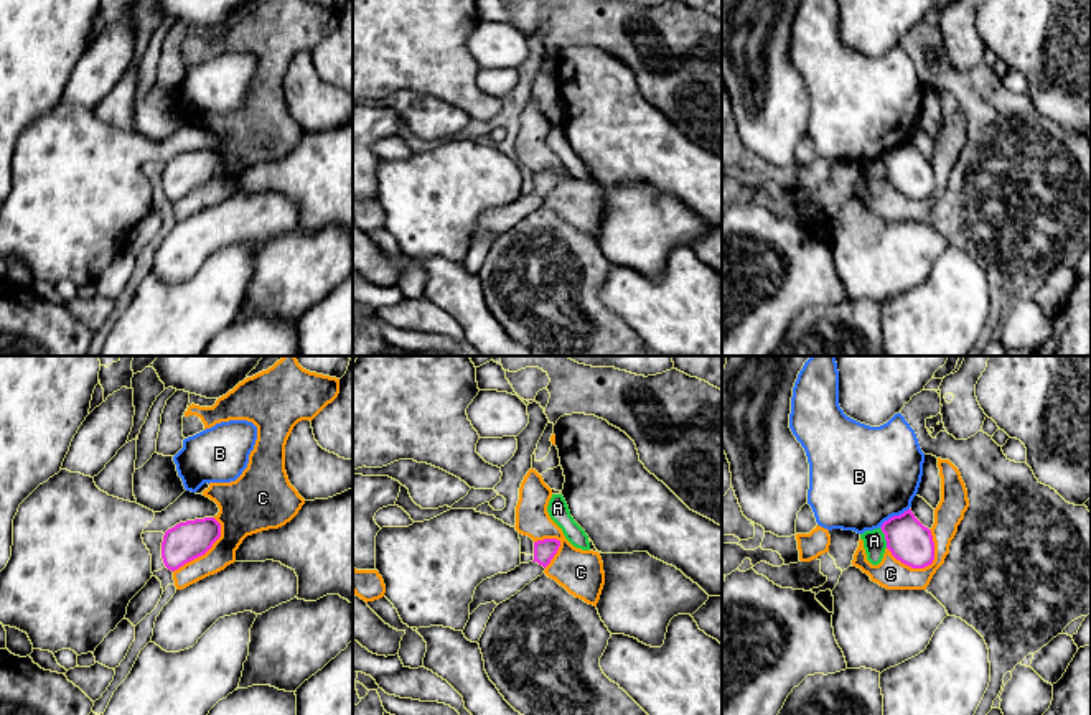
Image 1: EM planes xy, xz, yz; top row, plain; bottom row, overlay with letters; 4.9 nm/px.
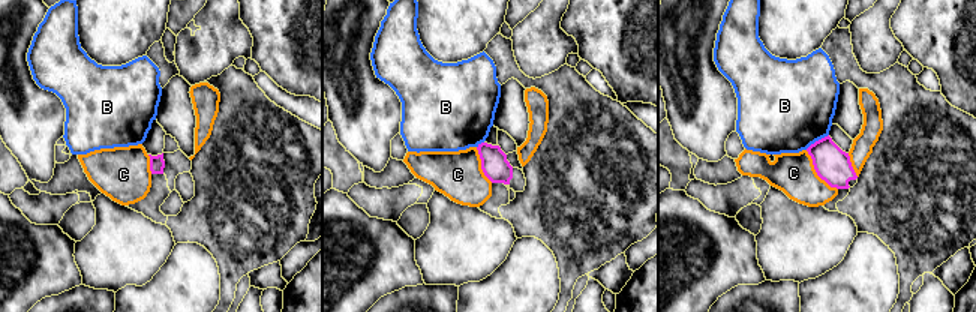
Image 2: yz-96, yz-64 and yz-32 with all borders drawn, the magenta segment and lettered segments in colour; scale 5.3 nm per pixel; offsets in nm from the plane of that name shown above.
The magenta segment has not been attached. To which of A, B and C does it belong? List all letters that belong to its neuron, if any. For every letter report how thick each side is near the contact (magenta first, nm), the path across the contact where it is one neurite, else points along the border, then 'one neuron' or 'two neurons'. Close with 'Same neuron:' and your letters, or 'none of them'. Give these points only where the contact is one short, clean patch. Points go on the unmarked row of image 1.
A: calibres 200 and 110 nm; two neurons
B: calibres 200 and 500 nm; two neurons
C: calibres 200 and 150 nm; two neurons
Same neuron: none of them

